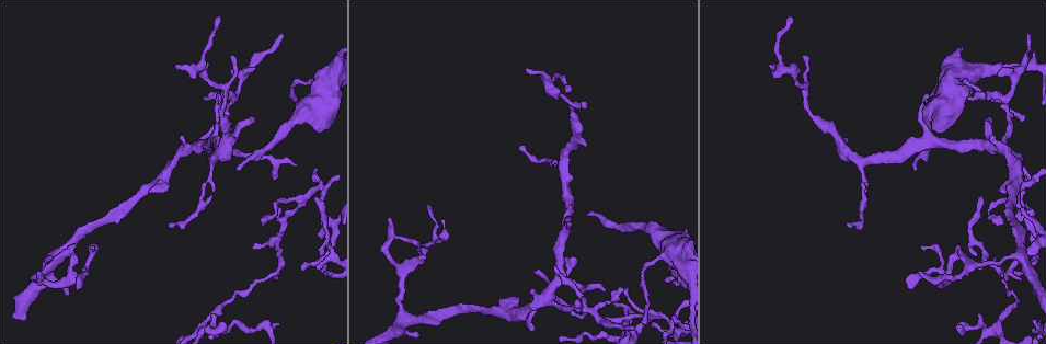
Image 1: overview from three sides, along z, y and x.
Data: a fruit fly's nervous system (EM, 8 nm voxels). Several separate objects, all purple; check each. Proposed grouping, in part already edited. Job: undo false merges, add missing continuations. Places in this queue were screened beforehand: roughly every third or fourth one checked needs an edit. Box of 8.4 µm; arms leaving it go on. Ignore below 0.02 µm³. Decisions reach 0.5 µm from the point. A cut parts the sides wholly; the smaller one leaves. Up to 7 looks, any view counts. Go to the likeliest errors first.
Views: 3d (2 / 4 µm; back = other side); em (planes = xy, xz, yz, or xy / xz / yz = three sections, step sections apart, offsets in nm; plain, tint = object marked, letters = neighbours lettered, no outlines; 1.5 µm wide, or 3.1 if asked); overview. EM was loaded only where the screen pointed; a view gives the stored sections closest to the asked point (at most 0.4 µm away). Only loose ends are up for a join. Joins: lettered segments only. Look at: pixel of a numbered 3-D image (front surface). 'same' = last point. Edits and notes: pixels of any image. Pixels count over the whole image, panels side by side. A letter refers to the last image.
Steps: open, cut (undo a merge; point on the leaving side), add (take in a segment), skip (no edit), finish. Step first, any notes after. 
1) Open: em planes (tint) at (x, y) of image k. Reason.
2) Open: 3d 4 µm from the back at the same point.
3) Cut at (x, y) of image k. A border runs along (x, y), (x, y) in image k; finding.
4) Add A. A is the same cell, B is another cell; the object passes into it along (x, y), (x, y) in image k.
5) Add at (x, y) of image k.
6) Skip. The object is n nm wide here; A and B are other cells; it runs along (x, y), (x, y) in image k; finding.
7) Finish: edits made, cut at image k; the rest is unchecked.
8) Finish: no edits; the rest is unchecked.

Open: 3d 2 µm at (672, 318) of image 1. Abrupt turn.

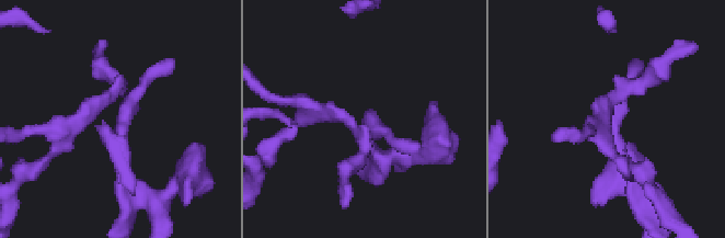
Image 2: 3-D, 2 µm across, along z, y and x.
Open: em planes (letters) at (125, 108) of image 2. Now the EM.

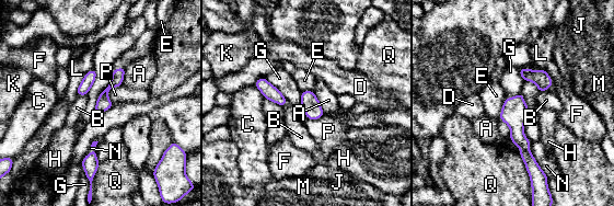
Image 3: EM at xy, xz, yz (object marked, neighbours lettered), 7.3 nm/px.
Skip. The object is 110 nm wide here; A, B, C, D, E, F, G, H, J, K, L, M, N, P and Q are other cells; a border runs along (264, 78), (288, 102) in image 3; all the same neuron.

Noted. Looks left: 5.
Open: 3d 4 µm at (251, 118) of image 1. Thin end.

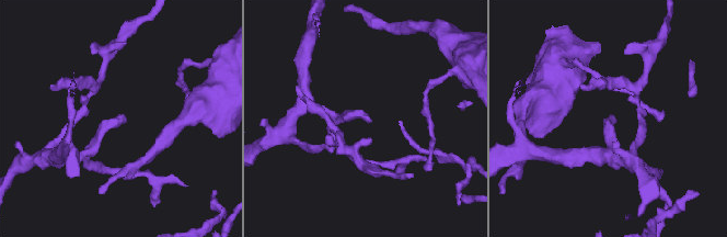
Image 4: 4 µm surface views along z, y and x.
Open: em yz step 4 (tint) at (123, 115) of image 4. Shape alone is not enough.

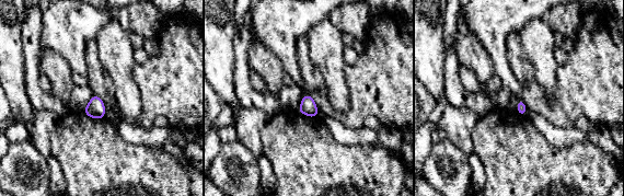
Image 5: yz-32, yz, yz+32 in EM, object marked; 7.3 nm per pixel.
Open: em planes (letters) at the same point. Cut it another way.

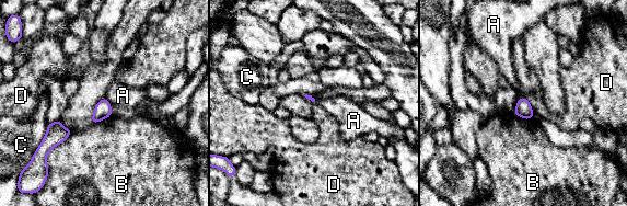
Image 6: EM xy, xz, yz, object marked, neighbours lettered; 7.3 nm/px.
Skip. A, B, C and D are other cells; a border runs along (526, 99), (534, 113) in image 6; none of them fits.

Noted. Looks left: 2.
Open: em xz step 4 (letters) at (90, 248) of image 1. Thin end.

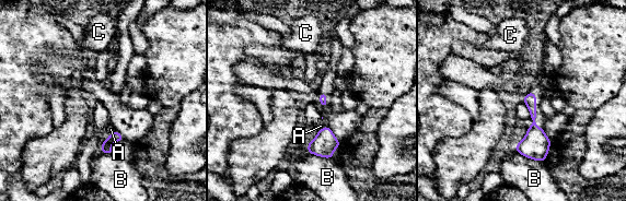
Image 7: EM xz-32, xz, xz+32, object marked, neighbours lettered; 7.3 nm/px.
Skip. The longest contact is with B, 240 nm; A, B and C are other cells; no lettered segment goes on from it.

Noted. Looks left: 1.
Finish: no edits; the rest is unchecked.

